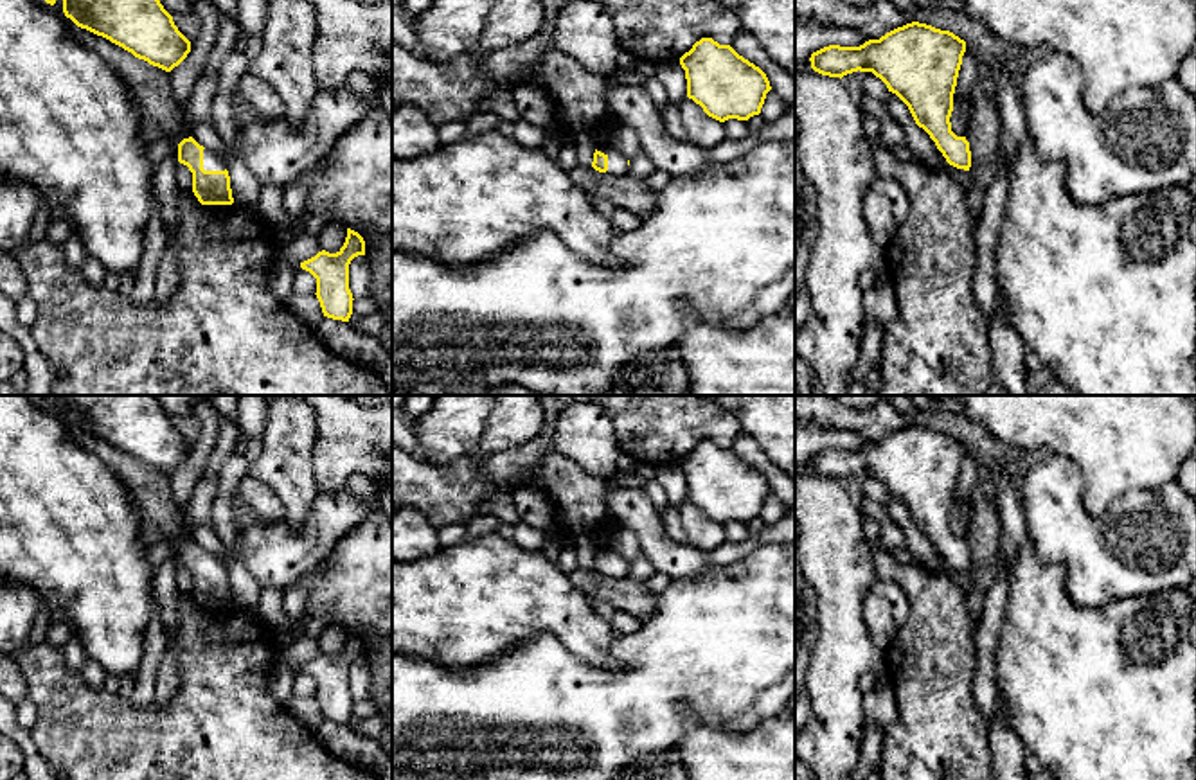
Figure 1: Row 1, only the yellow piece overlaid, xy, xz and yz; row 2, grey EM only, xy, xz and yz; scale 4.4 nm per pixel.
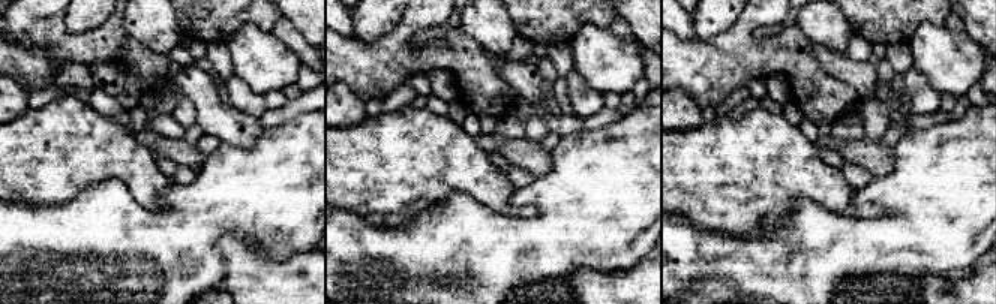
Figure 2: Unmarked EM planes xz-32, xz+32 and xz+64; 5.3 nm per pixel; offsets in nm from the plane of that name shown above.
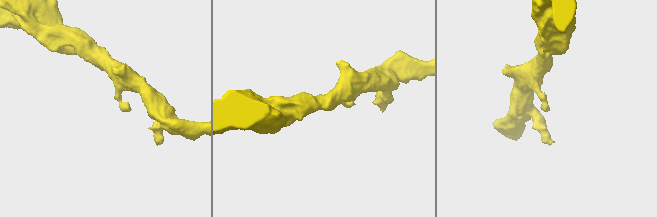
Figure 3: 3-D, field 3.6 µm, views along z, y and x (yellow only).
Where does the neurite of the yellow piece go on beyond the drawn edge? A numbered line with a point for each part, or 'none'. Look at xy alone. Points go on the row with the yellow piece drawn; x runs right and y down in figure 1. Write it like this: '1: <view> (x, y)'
1: xy (211, 162)

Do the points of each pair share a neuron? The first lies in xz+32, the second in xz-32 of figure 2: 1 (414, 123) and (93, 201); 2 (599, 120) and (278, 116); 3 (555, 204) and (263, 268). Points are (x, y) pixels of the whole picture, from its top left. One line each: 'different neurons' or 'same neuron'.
1: different neurons
2: same neuron
3: different neurons

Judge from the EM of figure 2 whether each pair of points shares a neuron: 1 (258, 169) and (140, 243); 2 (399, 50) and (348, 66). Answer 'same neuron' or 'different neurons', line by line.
1: same neuron
2: same neuron

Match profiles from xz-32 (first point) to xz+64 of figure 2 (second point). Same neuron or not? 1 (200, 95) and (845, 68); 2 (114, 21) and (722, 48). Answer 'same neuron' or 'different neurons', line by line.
1: same neuron
2: different neurons

